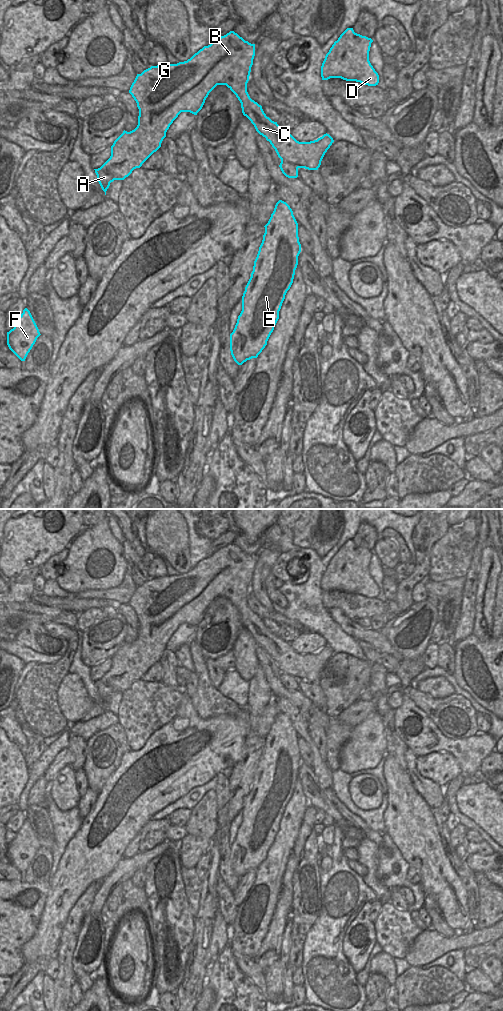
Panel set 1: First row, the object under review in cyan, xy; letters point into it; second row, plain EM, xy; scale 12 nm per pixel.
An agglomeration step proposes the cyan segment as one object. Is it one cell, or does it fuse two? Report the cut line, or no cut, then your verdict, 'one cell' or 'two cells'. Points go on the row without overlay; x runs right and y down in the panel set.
cut in xy along (281, 672), (291, 674), (298, 679); two cells

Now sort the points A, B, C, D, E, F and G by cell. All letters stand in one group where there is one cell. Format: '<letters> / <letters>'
A B C D F G / E

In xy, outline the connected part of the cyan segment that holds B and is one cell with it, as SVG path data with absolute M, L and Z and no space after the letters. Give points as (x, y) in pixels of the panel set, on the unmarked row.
M230 543L210 557L204 558L187 573L151 578L137 586L129 605L139 621L138 637L130 644L124 642L111 658L110 670L100 680L94 681L105 707L111 694L124 692L161 659L167 642L181 624L197 627L209 605L217 597L226 597L236 607L241 615L243 627L251 633L256 643L270 654L281 673L290 674L298 680L318 682L325 665L334 654L333 650L326 645L317 652L299 654L289 642L266 628L262 618L252 612L247 604L254 568L255 556Z

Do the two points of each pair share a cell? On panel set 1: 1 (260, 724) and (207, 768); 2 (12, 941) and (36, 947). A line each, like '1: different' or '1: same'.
1: same
2: different

